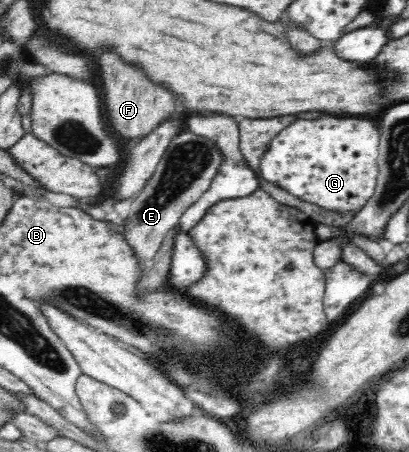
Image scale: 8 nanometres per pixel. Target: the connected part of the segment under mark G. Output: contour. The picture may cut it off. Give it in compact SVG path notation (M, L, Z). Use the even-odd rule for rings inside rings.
M326 112L315 119L296 117L270 139L260 161L261 176L323 211L355 215L376 189L379 142L379 130L366 116Z

